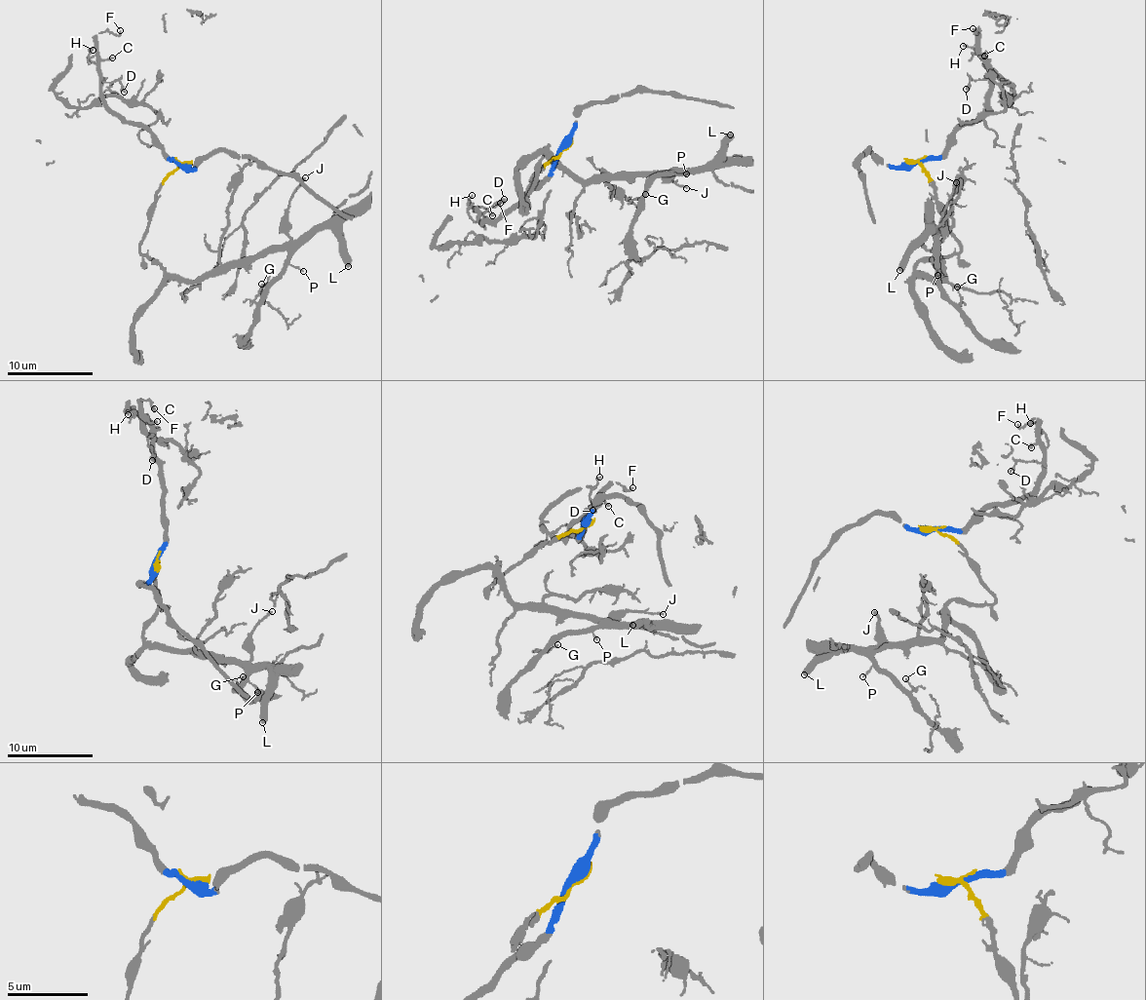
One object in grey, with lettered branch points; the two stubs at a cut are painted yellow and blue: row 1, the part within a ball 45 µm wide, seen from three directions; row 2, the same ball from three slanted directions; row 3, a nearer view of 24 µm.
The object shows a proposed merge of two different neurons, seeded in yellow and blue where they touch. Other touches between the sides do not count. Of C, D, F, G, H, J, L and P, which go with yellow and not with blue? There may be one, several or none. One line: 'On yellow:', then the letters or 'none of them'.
On yellow: G, J, L, P

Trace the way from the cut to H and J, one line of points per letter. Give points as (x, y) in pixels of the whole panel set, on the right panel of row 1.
H: (915, 163), (936, 158), (960, 130), (976, 120), (987, 108), (988, 60), (963, 45)
J: (915, 163), (932, 179), (959, 245), (957, 253), (917, 265), (933, 279), (941, 278), (943, 211), (956, 183)

